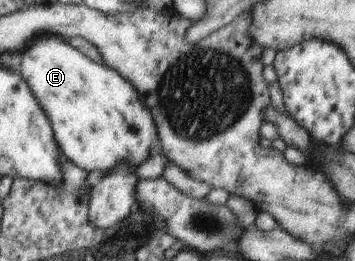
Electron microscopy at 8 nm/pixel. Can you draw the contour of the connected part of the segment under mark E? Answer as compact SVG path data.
M40 35L20 52L22 59L19 74L28 84L32 95L35 95L44 115L48 116L59 149L72 163L87 172L102 173L121 161L129 161L138 167L158 147L157 129L149 109L143 104L136 88L127 79L118 75L117 71L105 63L94 63L58 35Z

